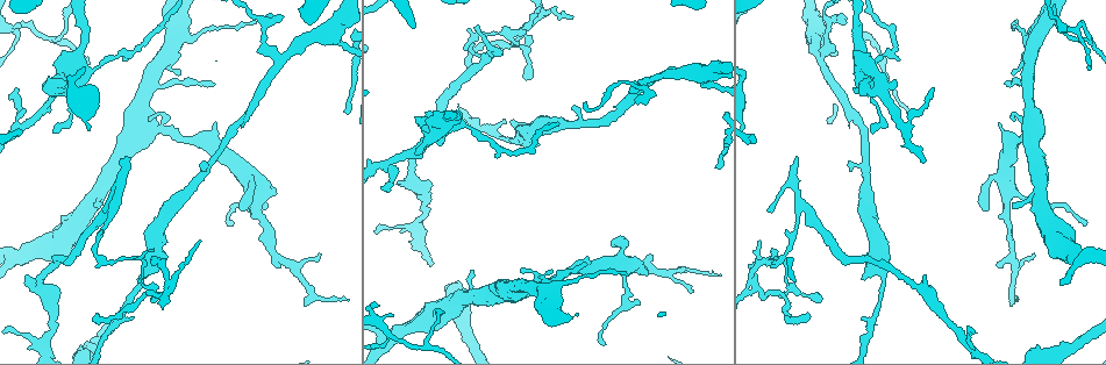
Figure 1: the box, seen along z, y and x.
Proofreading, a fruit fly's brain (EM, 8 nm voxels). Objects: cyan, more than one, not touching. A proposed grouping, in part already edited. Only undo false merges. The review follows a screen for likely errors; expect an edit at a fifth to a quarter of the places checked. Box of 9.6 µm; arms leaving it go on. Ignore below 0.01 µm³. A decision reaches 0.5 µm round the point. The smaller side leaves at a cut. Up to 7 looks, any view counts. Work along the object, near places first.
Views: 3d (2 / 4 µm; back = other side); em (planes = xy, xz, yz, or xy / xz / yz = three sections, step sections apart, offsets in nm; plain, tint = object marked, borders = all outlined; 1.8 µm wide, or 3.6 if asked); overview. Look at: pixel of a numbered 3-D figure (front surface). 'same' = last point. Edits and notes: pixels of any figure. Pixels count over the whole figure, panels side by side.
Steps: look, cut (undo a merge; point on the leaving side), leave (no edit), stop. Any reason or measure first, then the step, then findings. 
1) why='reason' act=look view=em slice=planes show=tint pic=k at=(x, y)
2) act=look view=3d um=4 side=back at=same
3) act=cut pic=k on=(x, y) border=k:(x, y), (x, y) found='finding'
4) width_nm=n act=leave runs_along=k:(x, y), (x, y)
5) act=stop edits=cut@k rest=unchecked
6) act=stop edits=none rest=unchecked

why='thick turns thin' act=look view=3d um=2 pic=1 at=(829, 26)

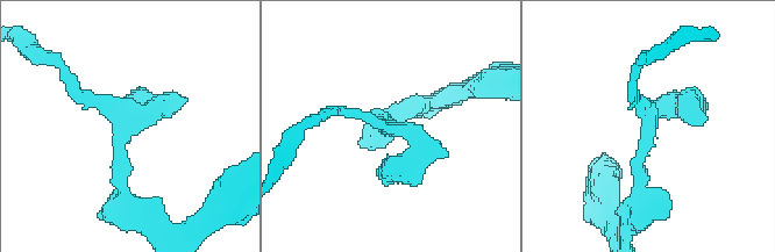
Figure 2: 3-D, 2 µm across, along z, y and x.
act=look view=em slice=xy step=8 show=tint pic=2 at=(651, 135)

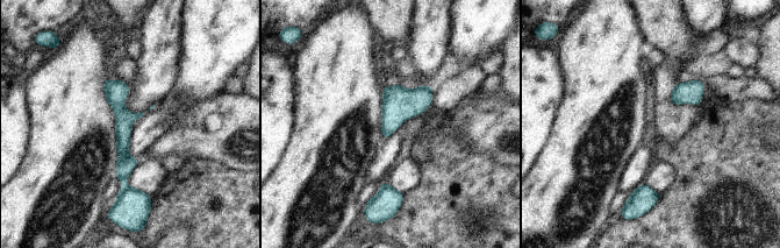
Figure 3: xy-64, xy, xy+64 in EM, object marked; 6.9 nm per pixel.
act=look view=em slice=planes show=tint at=same

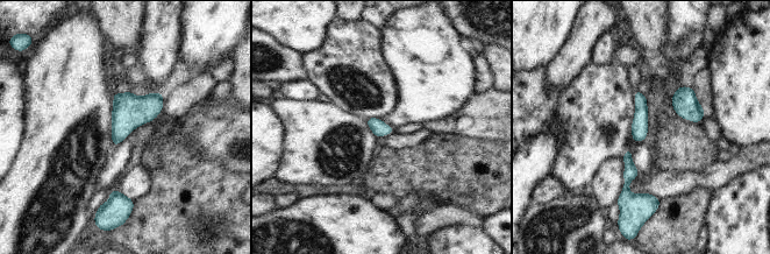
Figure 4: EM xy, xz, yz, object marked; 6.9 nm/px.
act=leave runs_along=4:(637, 94), (642, 138) found='continuous, no second neuron'

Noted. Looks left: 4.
why='sudden change in width' act=look view=em slice=planes show=tint pic=1 at=(863, 65)

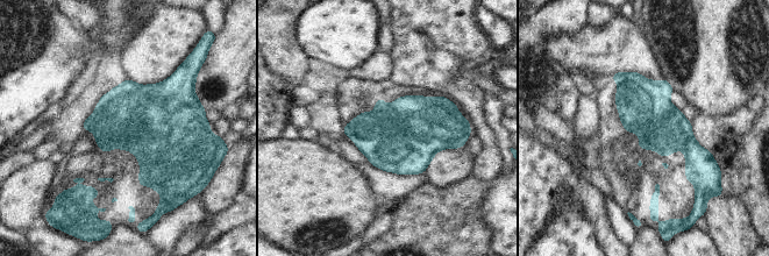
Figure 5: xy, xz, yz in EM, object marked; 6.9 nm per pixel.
act=leave found='one neuron here'

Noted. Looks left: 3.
why='thick turns thin' act=look view=em slice=planes show=tint pic=1 at=(885, 277)

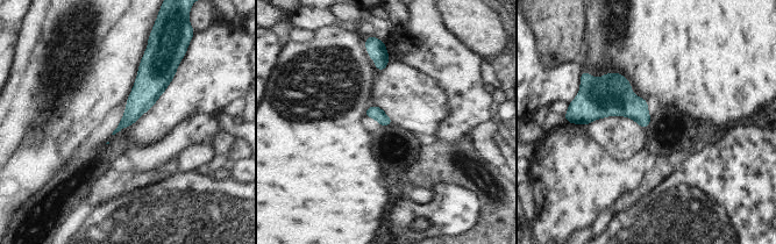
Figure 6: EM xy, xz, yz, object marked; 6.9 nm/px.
act=leave found='all the same neuron'

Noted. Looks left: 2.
act=stop edits=none rest=unchecked

